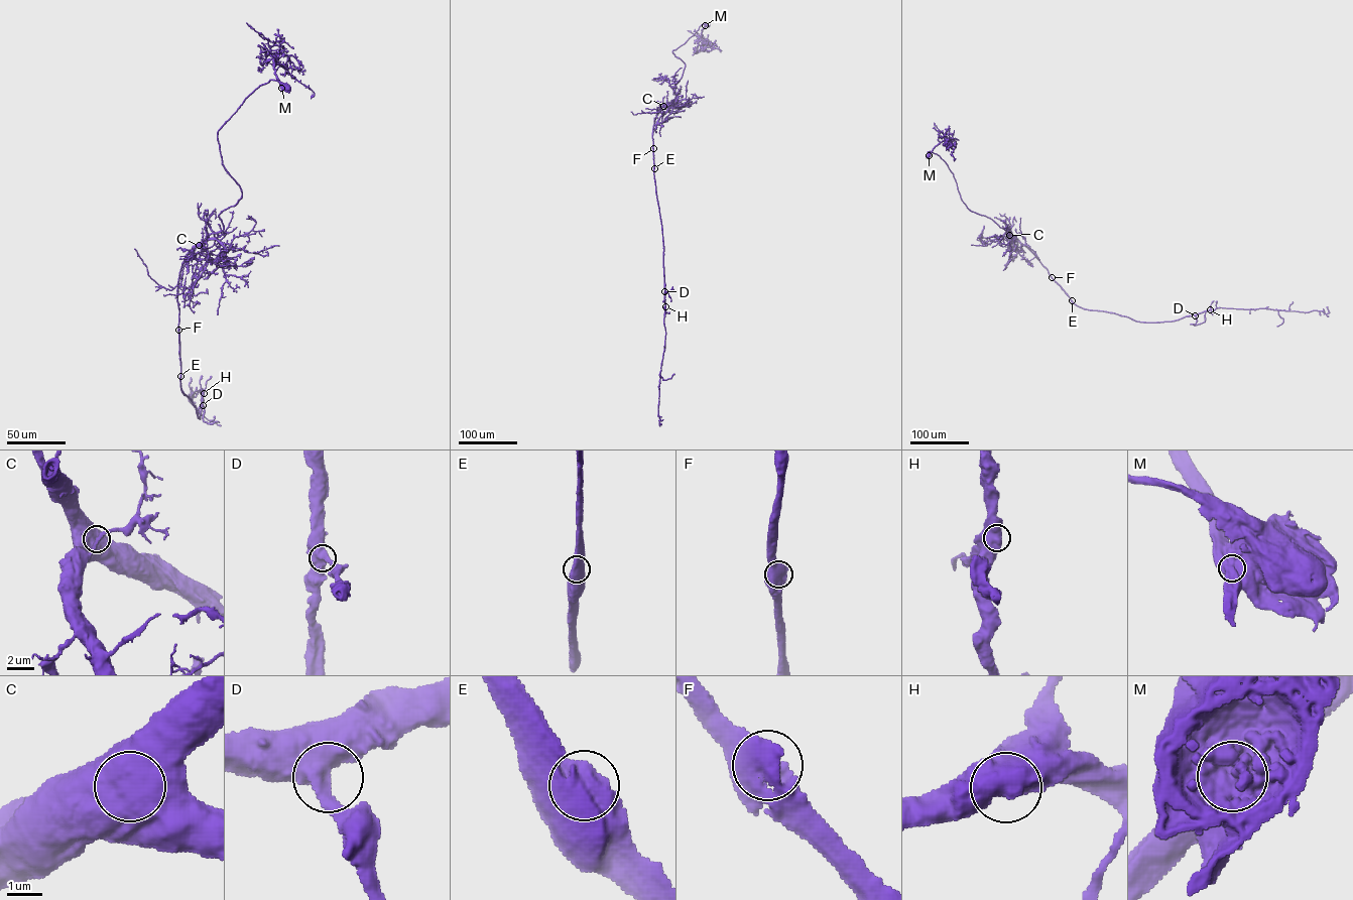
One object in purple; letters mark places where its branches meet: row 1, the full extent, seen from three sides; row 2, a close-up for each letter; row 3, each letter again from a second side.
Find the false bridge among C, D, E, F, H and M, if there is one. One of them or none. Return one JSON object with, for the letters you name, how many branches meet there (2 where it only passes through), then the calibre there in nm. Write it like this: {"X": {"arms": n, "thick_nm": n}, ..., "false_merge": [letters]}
{"M": {"arms": 1, "thick_nm": 1200}, "false_merge": ["M"]}

